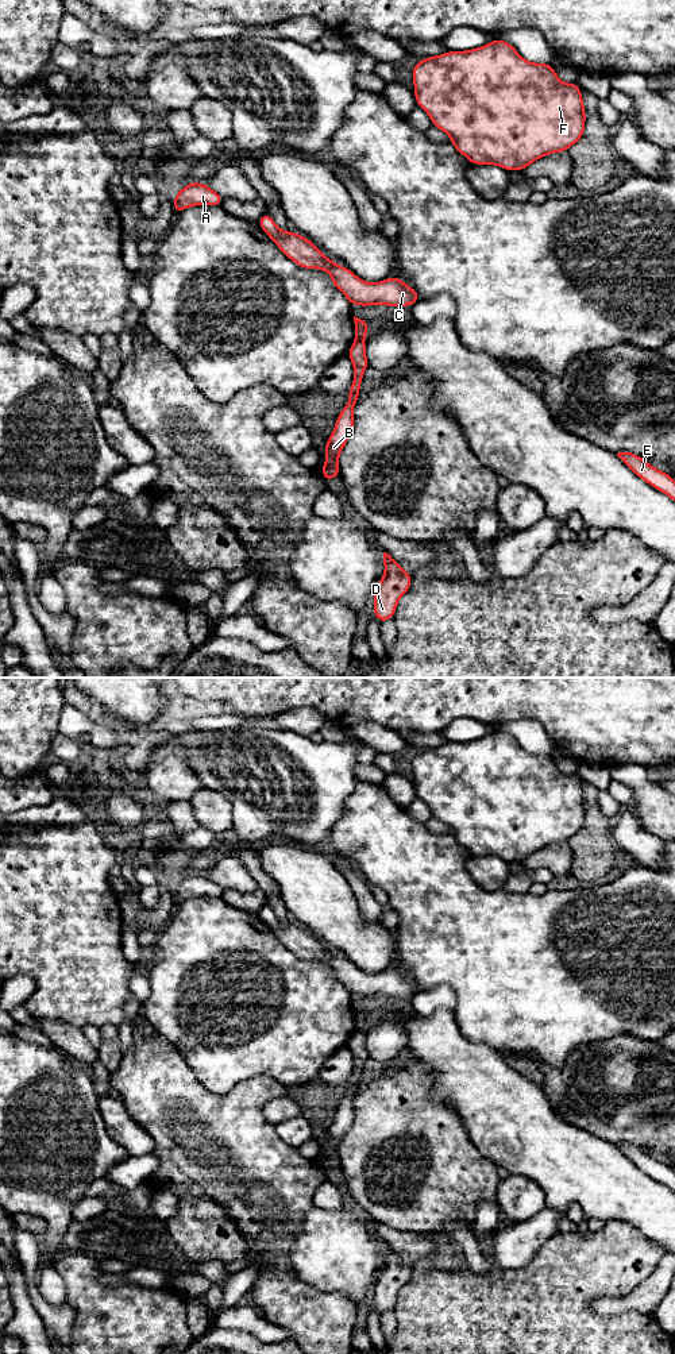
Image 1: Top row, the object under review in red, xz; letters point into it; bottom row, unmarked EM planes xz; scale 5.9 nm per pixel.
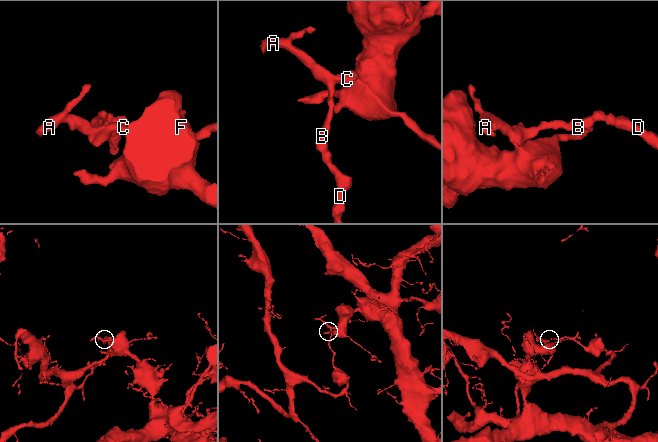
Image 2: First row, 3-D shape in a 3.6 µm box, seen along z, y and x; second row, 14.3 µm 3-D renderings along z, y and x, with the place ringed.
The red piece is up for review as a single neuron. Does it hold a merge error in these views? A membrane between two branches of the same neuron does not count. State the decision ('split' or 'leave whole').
split

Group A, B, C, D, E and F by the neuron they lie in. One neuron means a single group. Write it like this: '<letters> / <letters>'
A C E F / B D

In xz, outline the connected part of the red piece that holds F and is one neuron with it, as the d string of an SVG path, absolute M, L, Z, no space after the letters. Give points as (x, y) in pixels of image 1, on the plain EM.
M495 729L491 734L487 734L472 741L447 742L436 748L423 749L418 755L416 755L412 759L412 765L414 769L413 783L416 787L417 798L424 801L429 806L433 818L441 821L443 823L451 828L450 834L452 834L454 838L471 853L471 856L497 856L508 863L522 863L532 853L551 844L567 842L585 825L586 803L582 783L578 775L566 775L560 772L556 768L556 763L552 756L525 752L516 742L516 740L504 730Z

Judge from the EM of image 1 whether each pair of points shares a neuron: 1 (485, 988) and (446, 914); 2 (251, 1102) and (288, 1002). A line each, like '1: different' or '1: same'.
1: same
2: different

